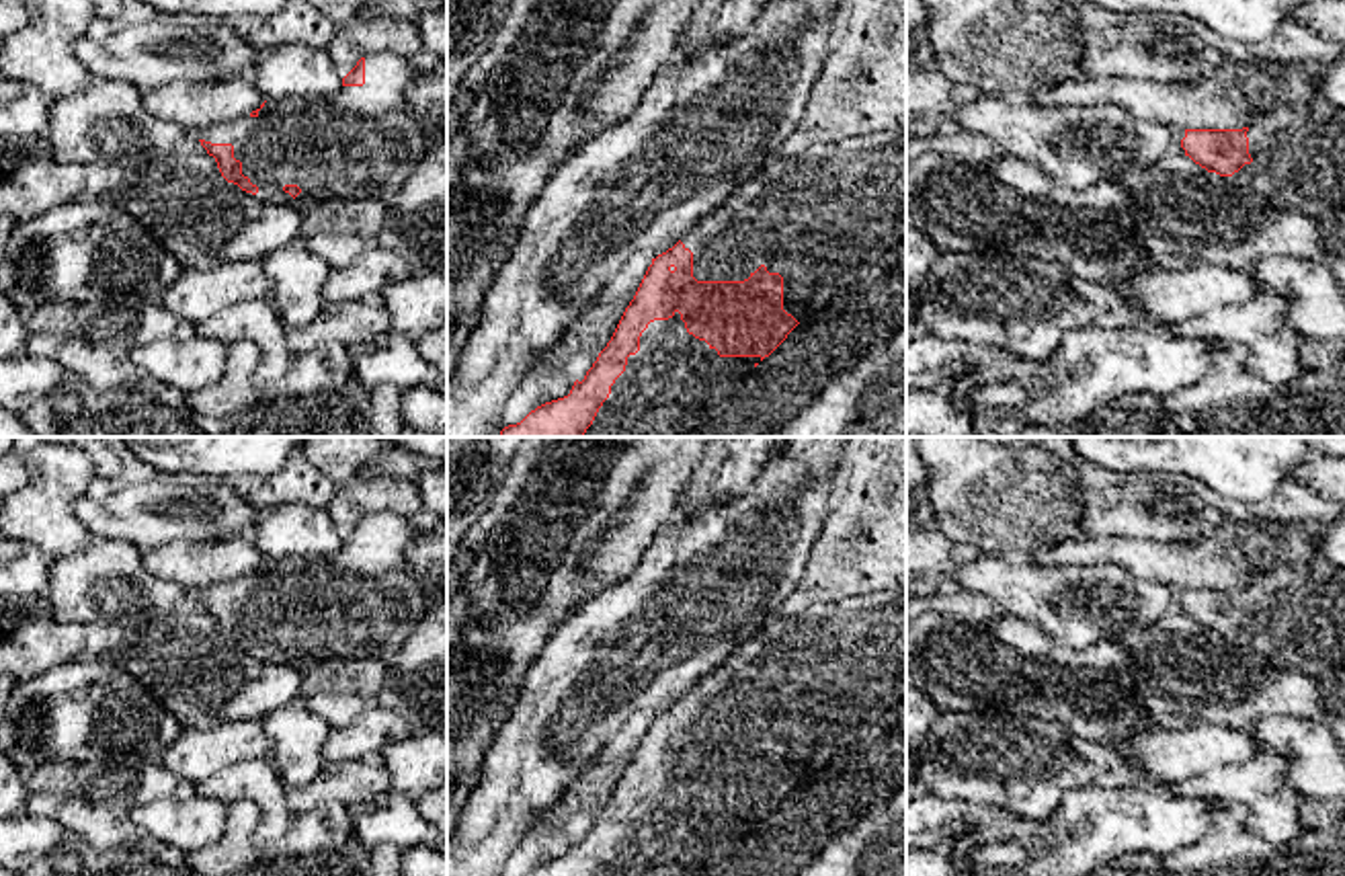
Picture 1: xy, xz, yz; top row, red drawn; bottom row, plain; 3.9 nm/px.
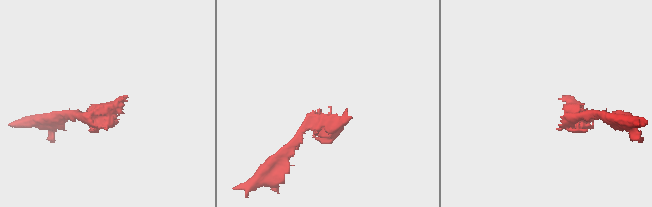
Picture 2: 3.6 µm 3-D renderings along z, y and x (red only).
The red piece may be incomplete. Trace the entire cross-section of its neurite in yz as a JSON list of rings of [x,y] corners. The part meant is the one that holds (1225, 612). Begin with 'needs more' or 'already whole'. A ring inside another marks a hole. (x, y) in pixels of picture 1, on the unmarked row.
needs more; [[[1322,556],[1275,566],[1242,589],[1175,589],[1195,624],[1275,667],[1286,648],[1331,648],[1345,640],[1345,568]]]

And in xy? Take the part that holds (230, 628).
needs more; [[[379,511],[357,521],[338,554],[264,560],[250,574],[205,587],[197,597],[228,642],[273,665],[305,650],[392,661],[433,601],[408,566],[408,550],[420,533],[420,519]]]

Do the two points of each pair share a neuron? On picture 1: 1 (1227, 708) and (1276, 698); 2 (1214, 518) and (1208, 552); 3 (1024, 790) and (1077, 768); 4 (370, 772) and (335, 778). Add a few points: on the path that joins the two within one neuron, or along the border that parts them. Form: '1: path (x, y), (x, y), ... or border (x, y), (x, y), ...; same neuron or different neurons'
1: path (1239, 704), (1249, 698), (1264, 698); same neuron
2: border (1225, 520), (1192, 540), (1167, 544); different neurons
3: path (1036, 778), (1054, 768), (1065, 768); same neuron
4: path (361, 778), (343, 778); same neuron

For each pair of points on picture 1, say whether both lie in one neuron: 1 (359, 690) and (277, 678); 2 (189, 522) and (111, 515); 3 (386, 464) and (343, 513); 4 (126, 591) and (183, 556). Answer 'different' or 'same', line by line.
1: different
2: same
3: different
4: different

